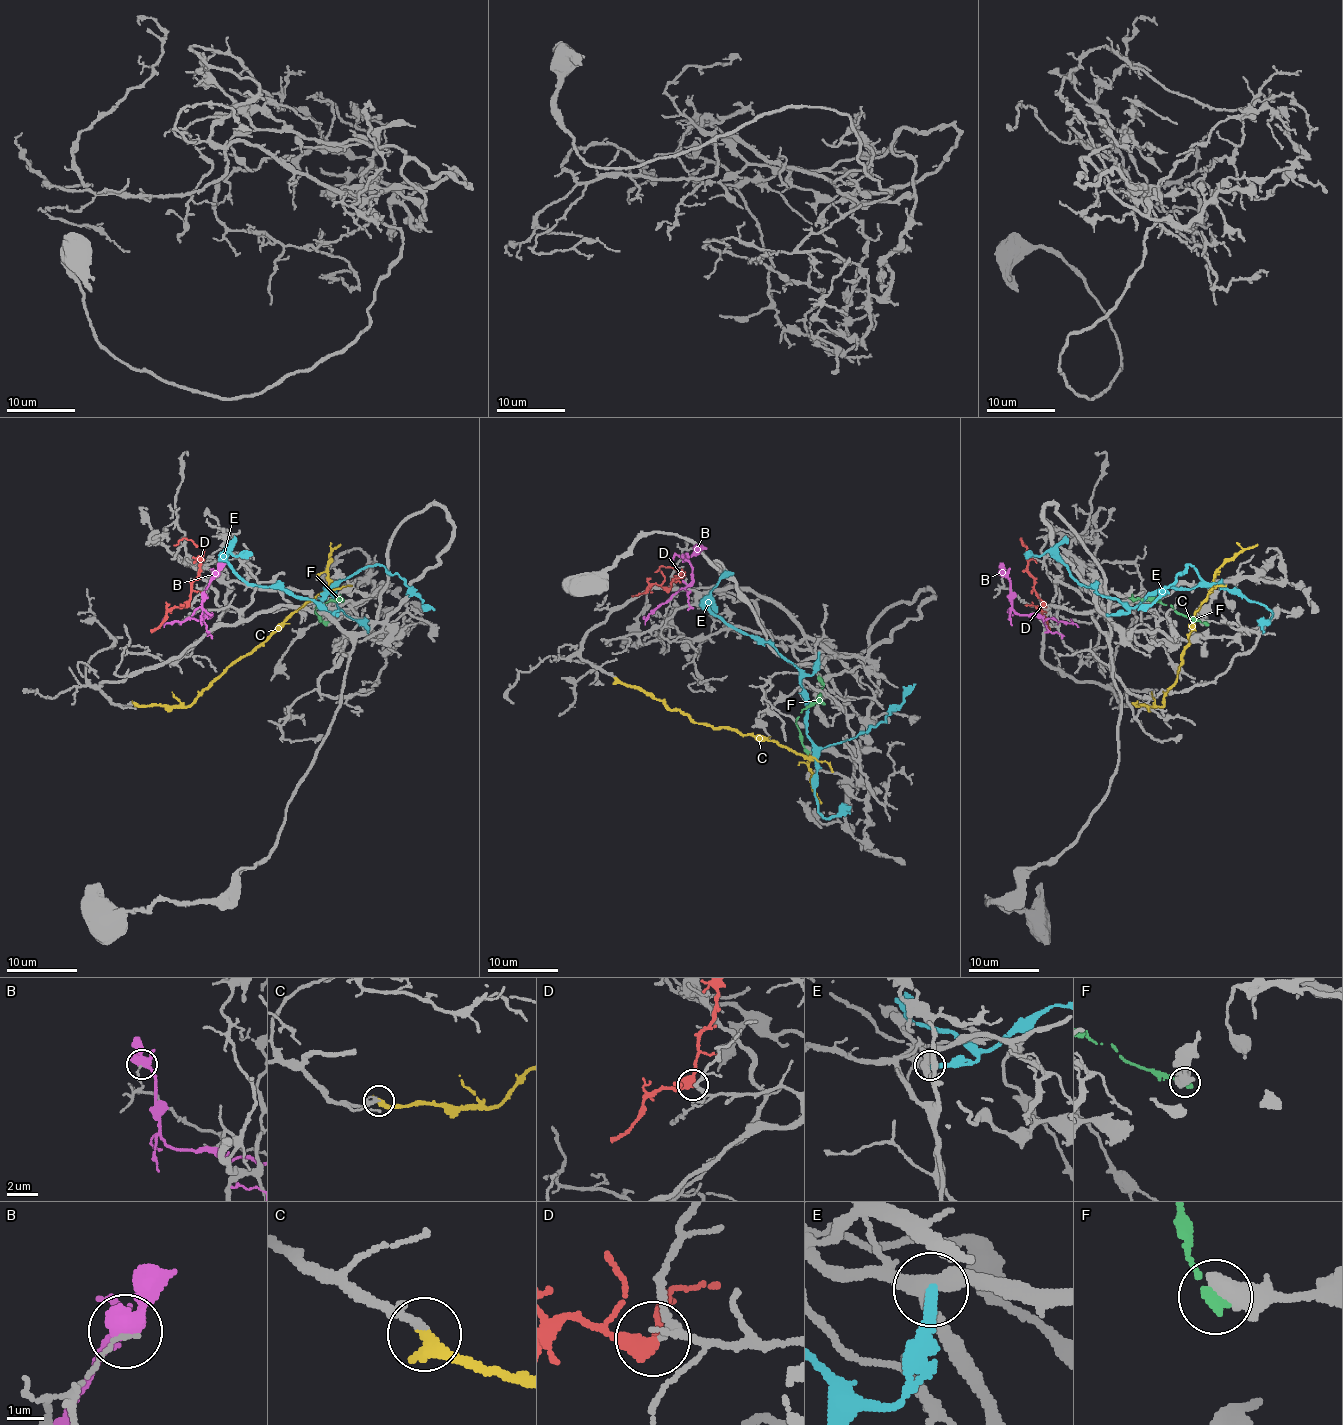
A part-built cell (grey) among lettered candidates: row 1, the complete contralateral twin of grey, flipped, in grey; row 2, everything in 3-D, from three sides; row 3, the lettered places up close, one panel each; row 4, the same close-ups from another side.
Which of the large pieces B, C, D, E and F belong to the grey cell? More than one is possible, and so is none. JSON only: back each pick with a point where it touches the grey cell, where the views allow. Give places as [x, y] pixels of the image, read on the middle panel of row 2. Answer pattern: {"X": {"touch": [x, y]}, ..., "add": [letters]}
{"C": {"touch": [615, 678]}, "D": {"touch": [670, 588]}, "add": ["C", "D"]}

